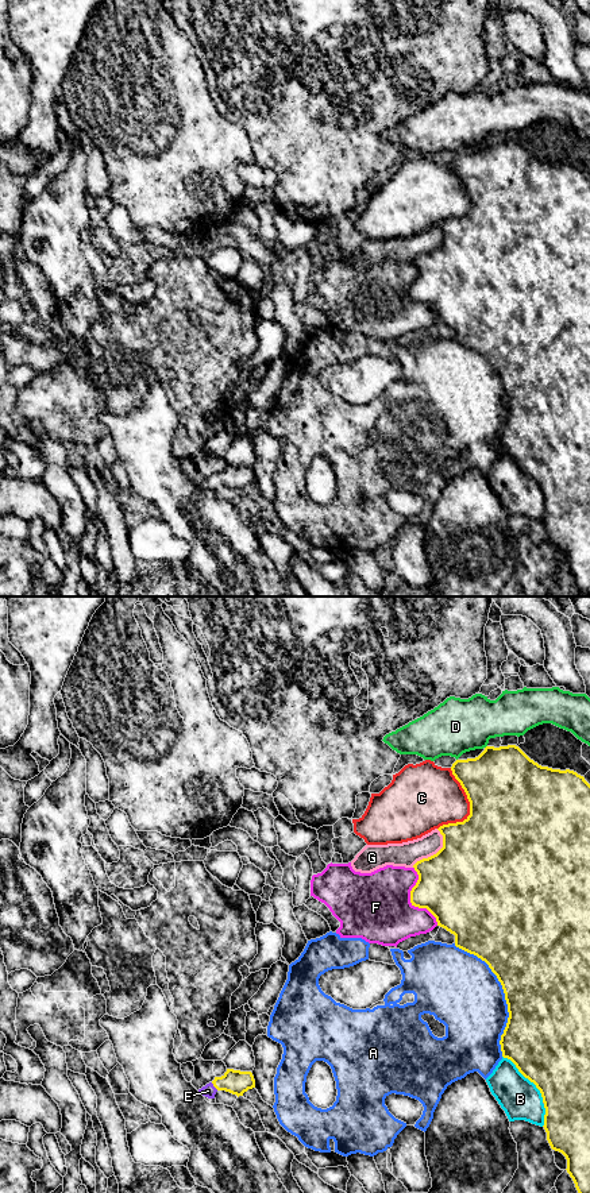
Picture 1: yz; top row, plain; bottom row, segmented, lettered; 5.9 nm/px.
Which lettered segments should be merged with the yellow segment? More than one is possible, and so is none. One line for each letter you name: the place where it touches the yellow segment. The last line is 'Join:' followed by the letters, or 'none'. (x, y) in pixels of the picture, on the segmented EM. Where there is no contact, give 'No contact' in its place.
E: Touches yellow at yz (215, 1087)
Join: E

